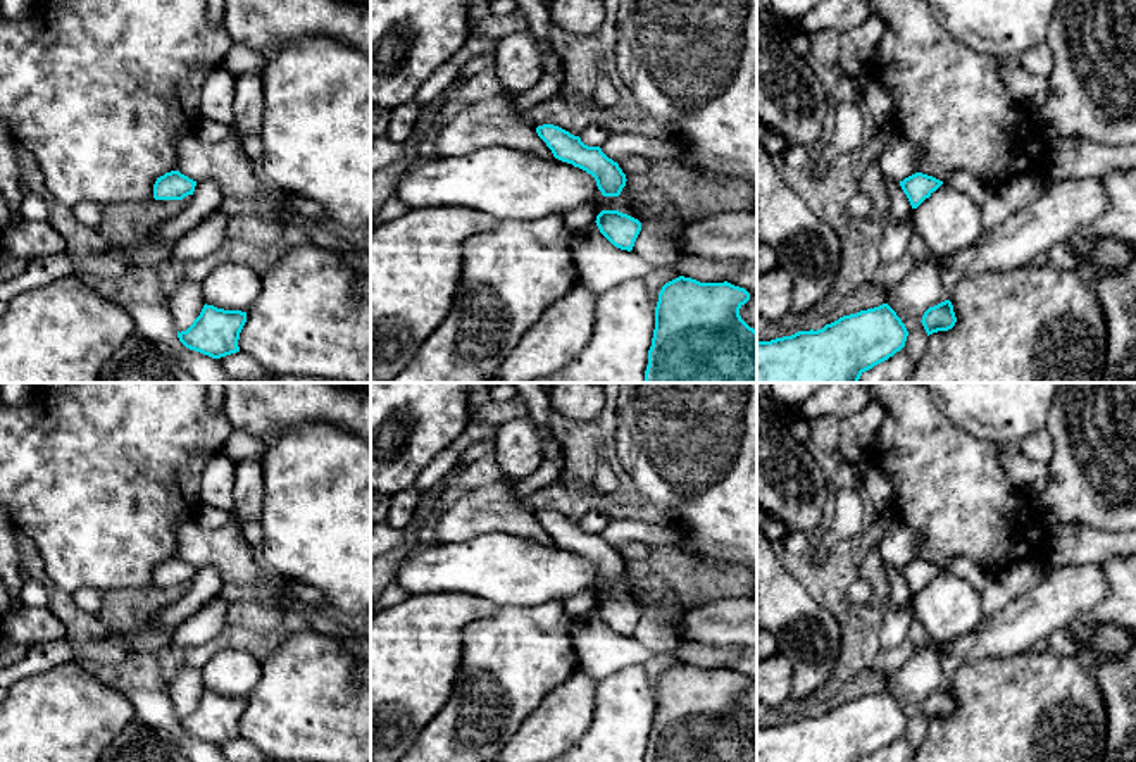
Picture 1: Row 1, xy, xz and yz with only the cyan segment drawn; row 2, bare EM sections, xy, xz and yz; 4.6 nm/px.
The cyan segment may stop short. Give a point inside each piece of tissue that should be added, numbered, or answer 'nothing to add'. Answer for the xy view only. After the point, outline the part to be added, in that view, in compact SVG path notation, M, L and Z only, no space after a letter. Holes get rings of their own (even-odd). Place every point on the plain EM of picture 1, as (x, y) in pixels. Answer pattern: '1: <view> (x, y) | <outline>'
nothing to add

